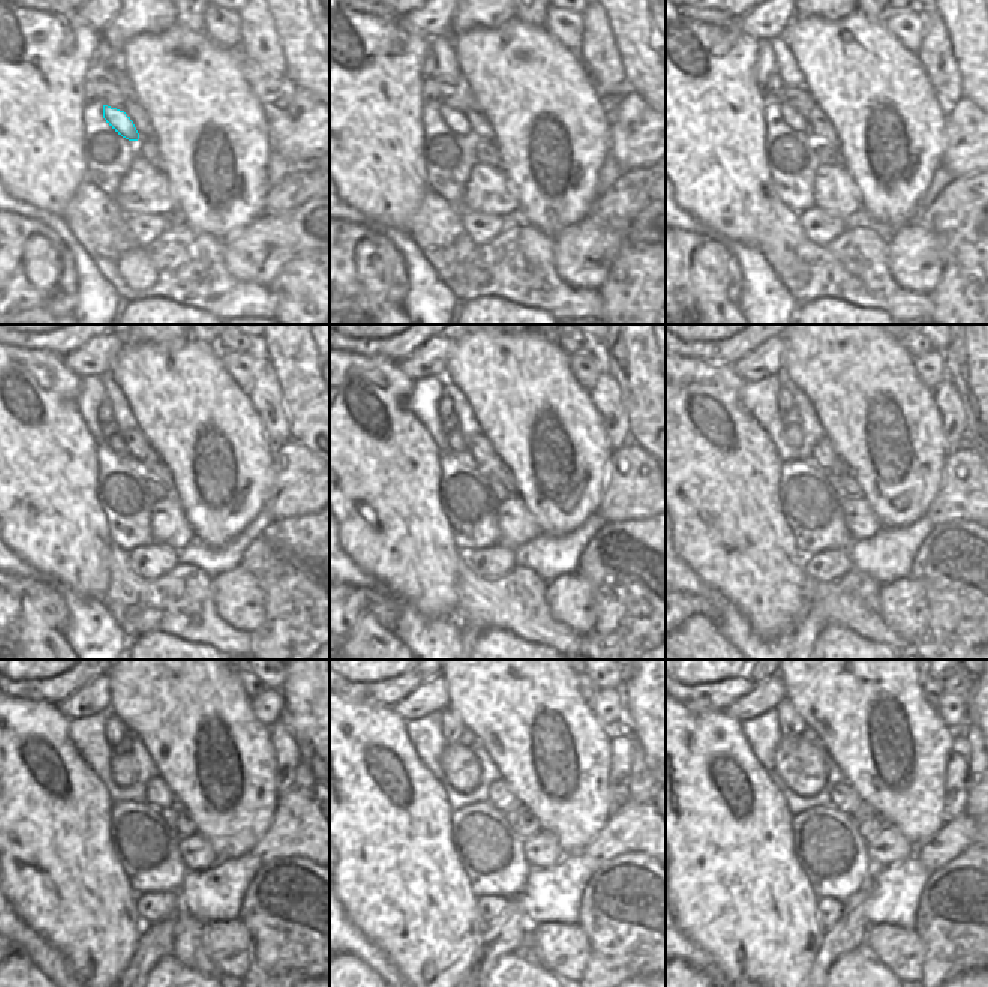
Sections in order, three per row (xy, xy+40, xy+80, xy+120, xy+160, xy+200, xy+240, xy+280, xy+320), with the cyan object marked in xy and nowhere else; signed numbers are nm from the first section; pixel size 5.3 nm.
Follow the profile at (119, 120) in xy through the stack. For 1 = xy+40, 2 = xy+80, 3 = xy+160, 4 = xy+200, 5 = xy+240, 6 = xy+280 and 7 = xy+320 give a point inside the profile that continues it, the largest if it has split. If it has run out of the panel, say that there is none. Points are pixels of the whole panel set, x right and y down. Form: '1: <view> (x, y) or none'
1: xy+40 (455, 120)
2: xy+80 (796, 122)
3: xy+160 (458, 443)
4: xy+200 (792, 434)
5: xy+240 (123, 768)
6: xy+280 (461, 767)
7: xy+320 (801, 765)

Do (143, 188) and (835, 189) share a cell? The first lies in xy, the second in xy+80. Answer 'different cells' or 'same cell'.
same cell

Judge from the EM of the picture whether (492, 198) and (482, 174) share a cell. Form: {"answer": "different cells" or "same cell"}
{"answer": "same cell"}

